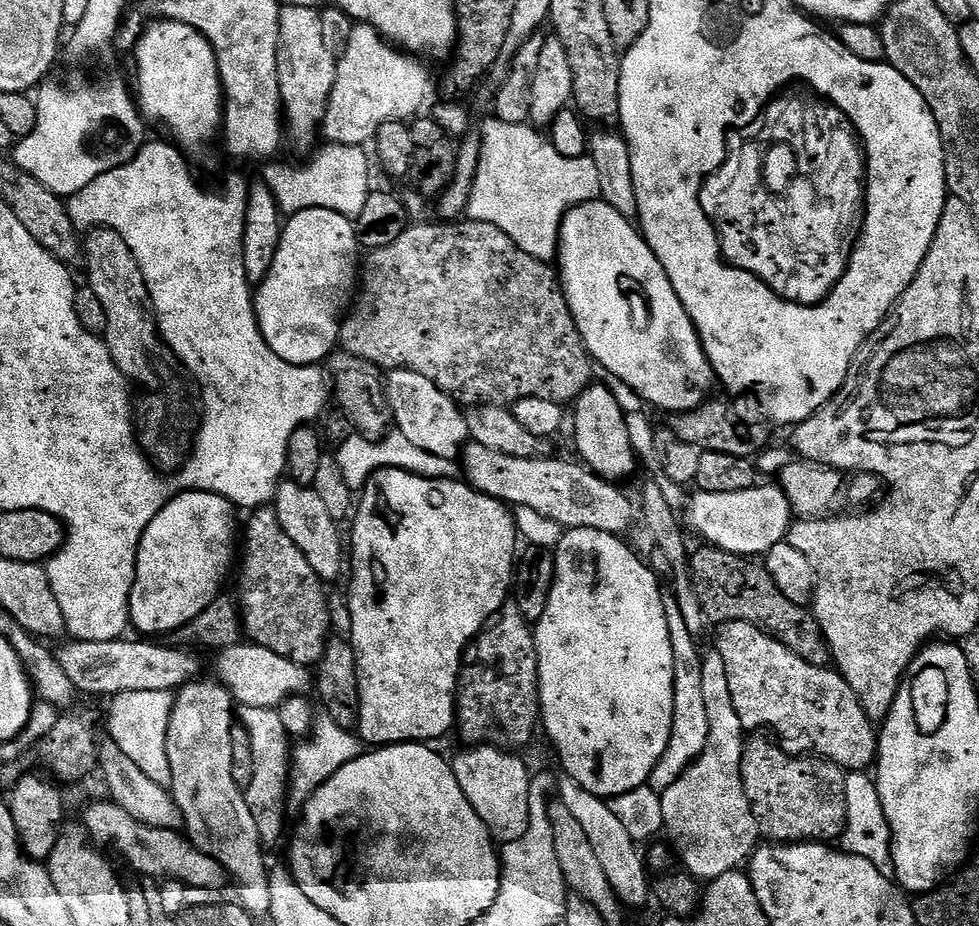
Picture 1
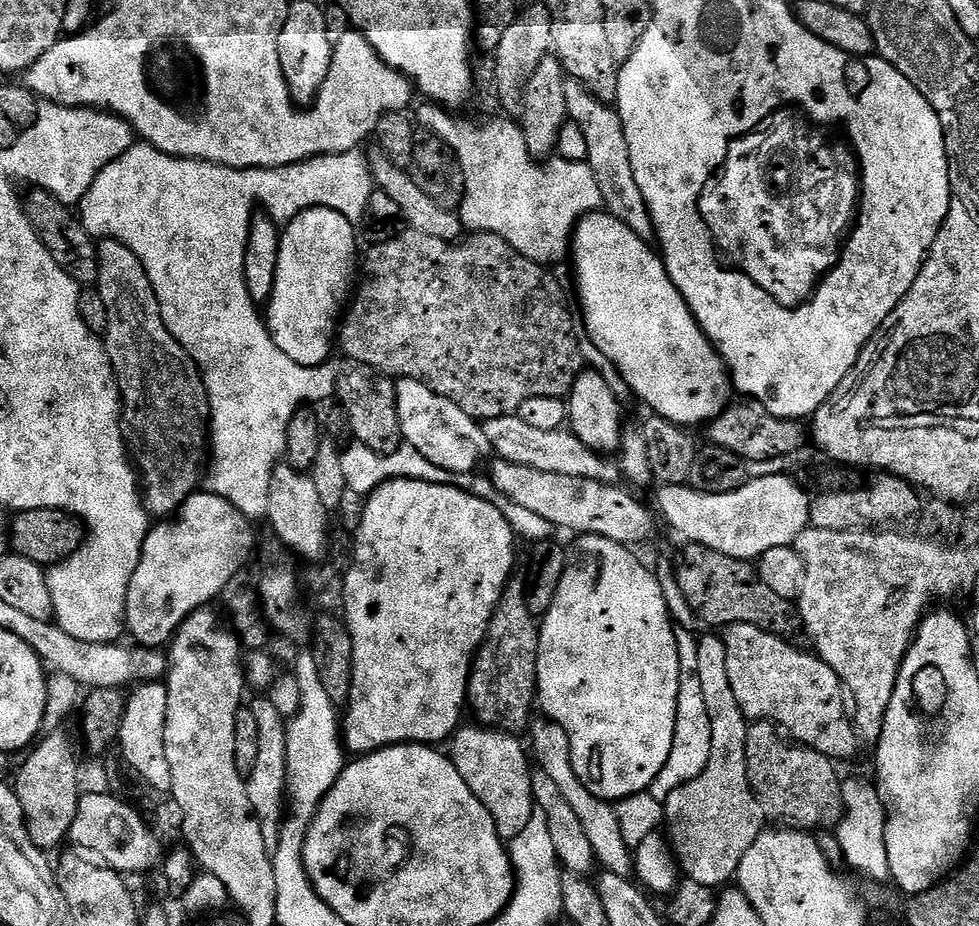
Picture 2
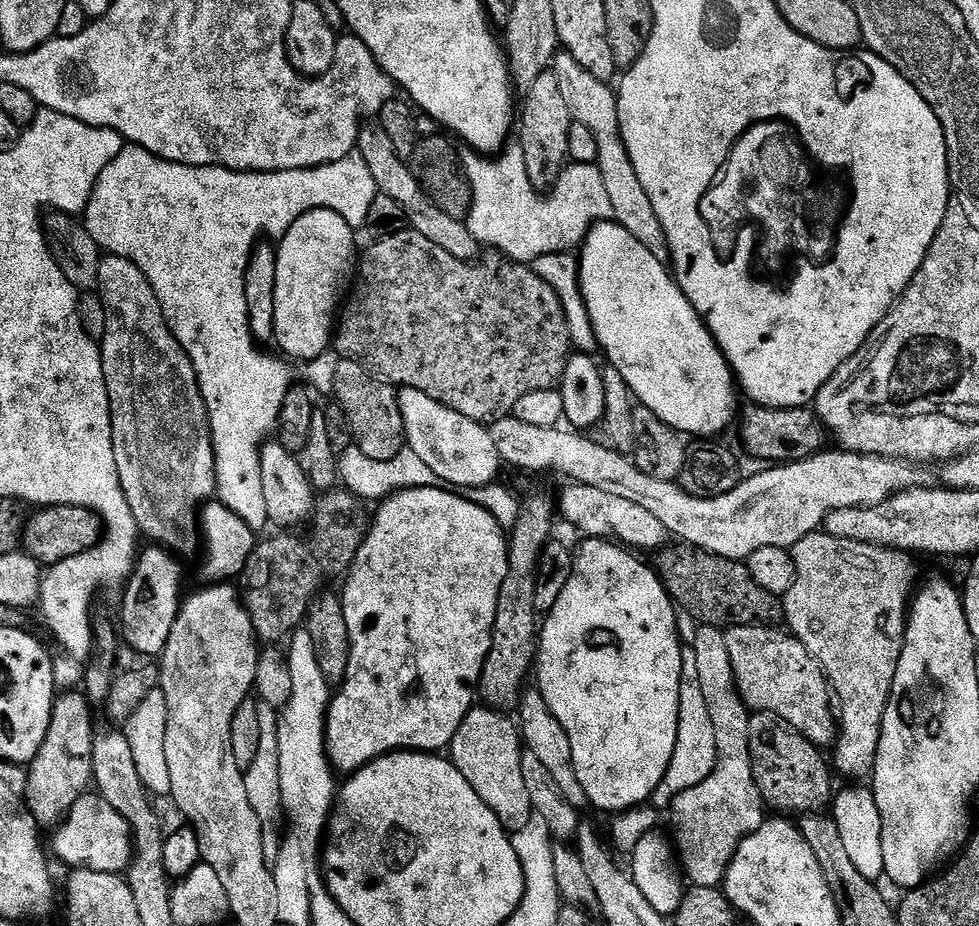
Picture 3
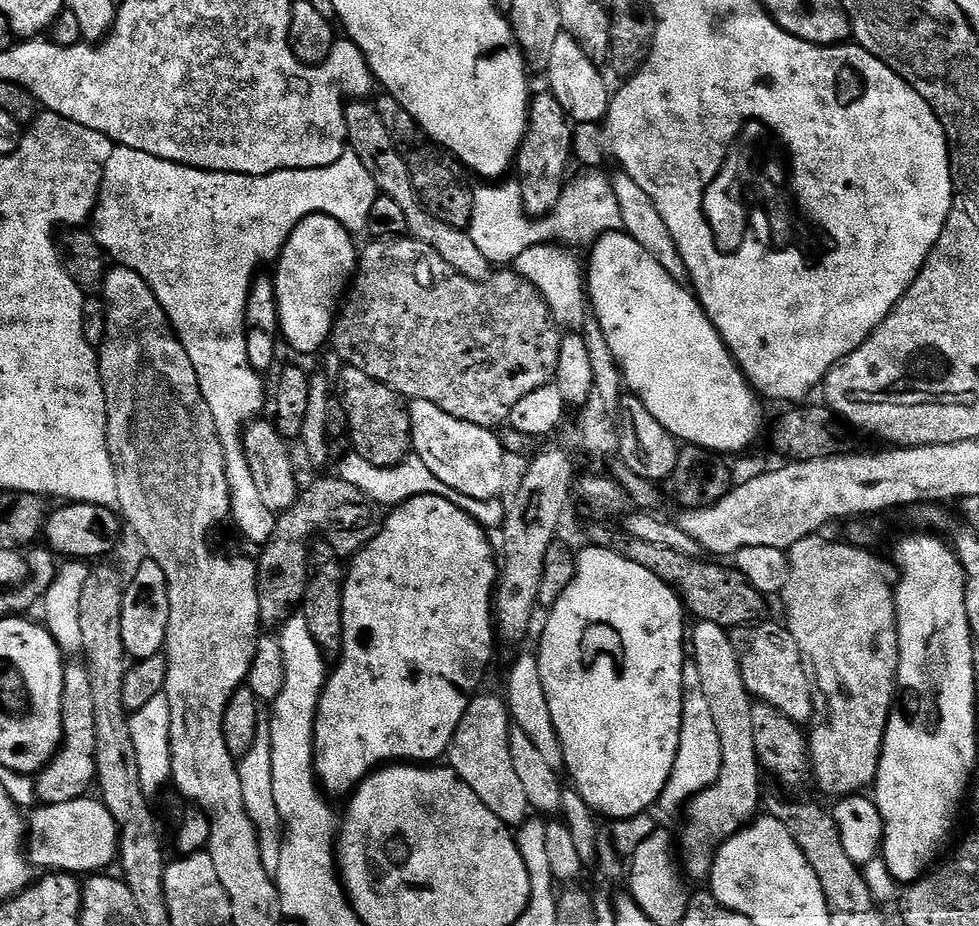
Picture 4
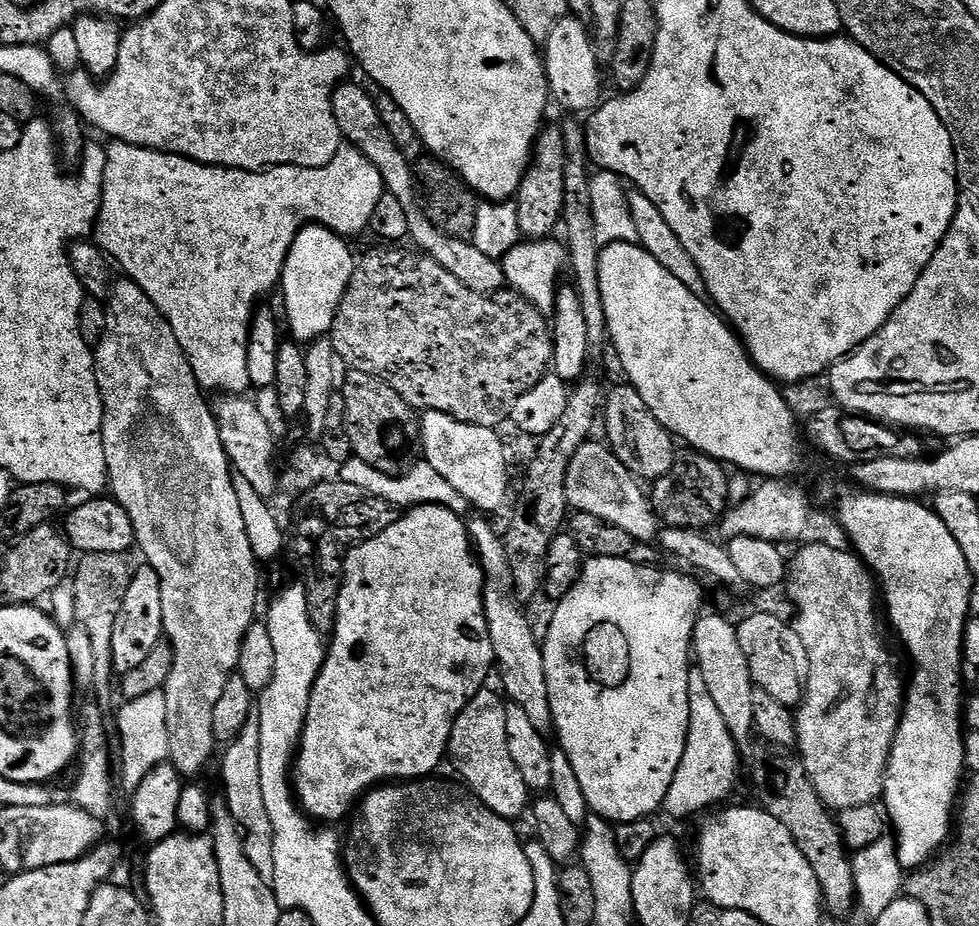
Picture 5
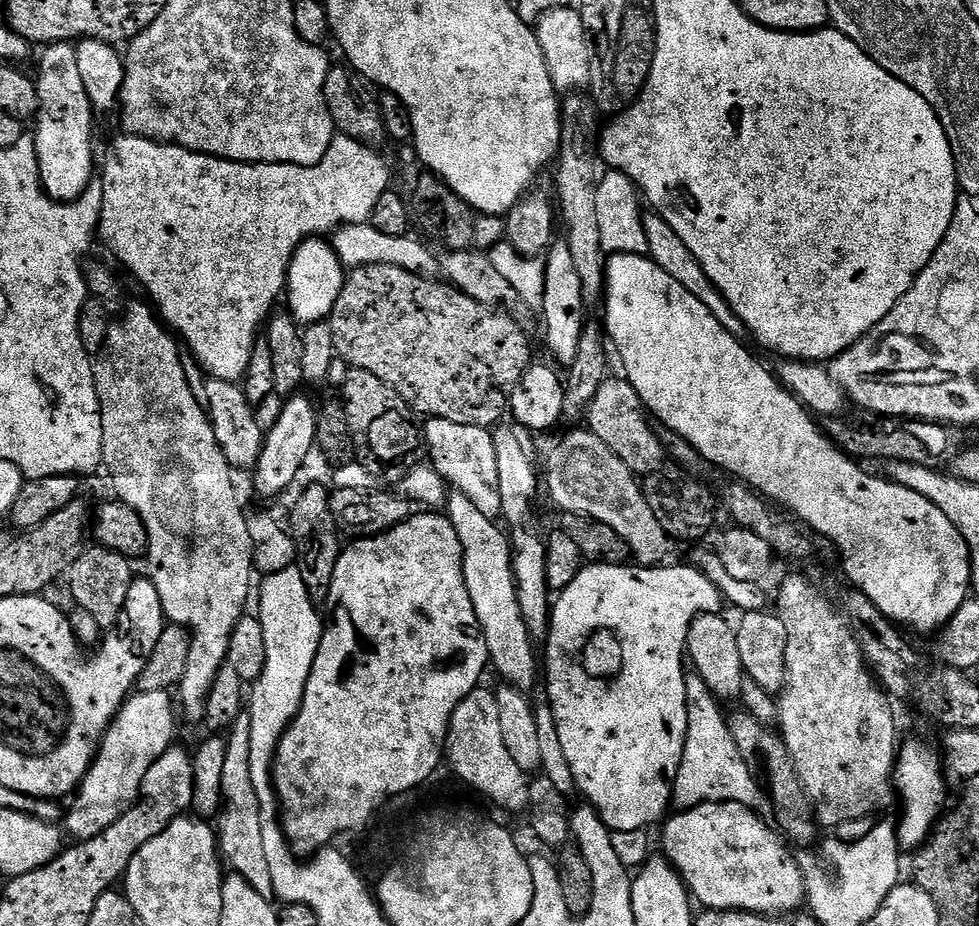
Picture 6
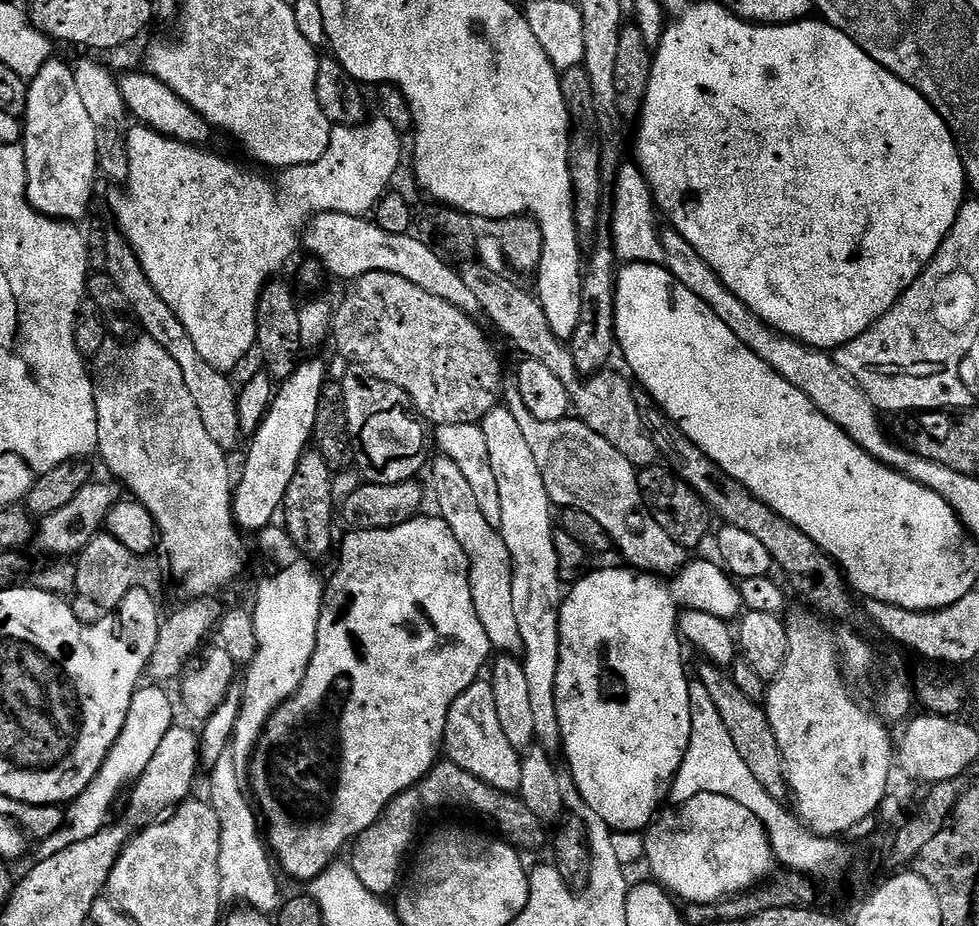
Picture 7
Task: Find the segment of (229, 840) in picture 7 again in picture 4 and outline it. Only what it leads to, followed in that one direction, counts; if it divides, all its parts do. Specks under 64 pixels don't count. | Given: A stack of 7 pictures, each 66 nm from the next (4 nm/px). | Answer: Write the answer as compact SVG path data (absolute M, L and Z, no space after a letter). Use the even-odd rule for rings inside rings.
M261 706L256 719L256 737L239 761L240 782L242 784L242 802L246 814L254 822L256 837L260 843L262 866L271 873L278 870L278 862L282 862L282 846L284 845L284 829L280 823L278 805L274 803L274 774L270 770L270 722L269 709Z

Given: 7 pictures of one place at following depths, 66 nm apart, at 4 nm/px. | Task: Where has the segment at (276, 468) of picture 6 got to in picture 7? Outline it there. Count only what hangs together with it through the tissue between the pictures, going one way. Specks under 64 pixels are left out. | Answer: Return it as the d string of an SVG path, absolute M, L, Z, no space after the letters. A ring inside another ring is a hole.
M308 358L297 364L294 374L290 374L290 378L275 389L266 418L261 422L260 429L250 438L249 444L252 445L249 446L248 457L244 460L244 473L238 476L232 497L232 513L236 519L236 526L245 533L258 534L275 521L272 520L275 516L277 519L278 513L284 507L284 495L290 486L290 478L294 478L298 462L313 443L314 422L318 418L318 398L329 379L327 366L316 359L320 358Z

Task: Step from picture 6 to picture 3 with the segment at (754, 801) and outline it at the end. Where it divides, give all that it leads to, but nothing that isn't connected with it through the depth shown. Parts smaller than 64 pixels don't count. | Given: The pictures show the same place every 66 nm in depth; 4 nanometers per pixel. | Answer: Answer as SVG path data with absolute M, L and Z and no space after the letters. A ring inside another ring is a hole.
M691 650L685 651L682 674L684 676L680 680L680 693L678 694L678 738L674 742L674 754L670 758L670 766L666 770L658 789L658 801L660 800L661 804L659 807L664 810L671 809L674 798L678 798L678 794L690 790L690 786L698 786L698 782L705 780L716 769L714 722L710 722L710 710L706 706L706 694L702 694L702 682L698 678L698 666L694 662L694 654Z

